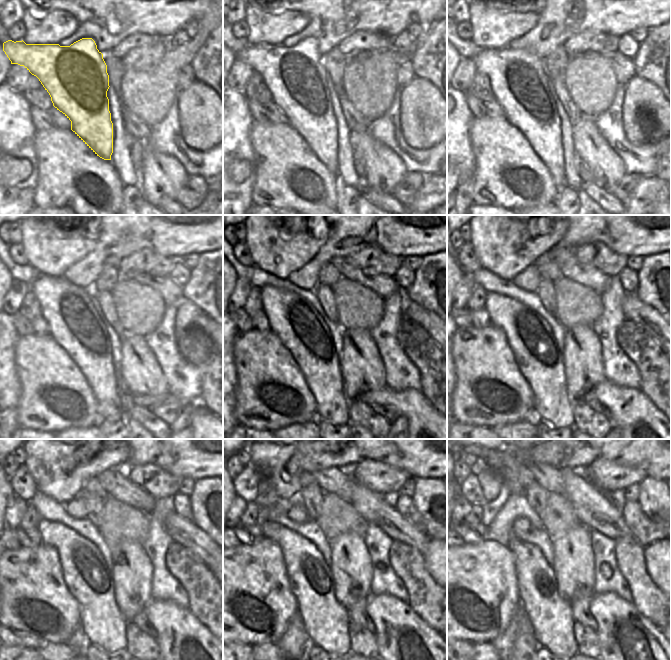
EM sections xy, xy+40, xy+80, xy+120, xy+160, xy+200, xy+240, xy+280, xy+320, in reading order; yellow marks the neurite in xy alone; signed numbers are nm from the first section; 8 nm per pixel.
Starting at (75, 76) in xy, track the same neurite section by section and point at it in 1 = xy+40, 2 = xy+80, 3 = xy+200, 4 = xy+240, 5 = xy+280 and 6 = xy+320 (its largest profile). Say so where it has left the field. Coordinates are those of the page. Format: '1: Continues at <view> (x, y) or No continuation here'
1: Continues at xy+40 (296, 77)
2: Continues at xy+80 (521, 85)
3: Continues at xy+200 (531, 340)
4: Continues at xy+240 (87, 575)
5: Continues at xy+280 (326, 621)
6: Continues at xy+320 (549, 613)

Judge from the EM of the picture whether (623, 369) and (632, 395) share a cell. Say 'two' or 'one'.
two

